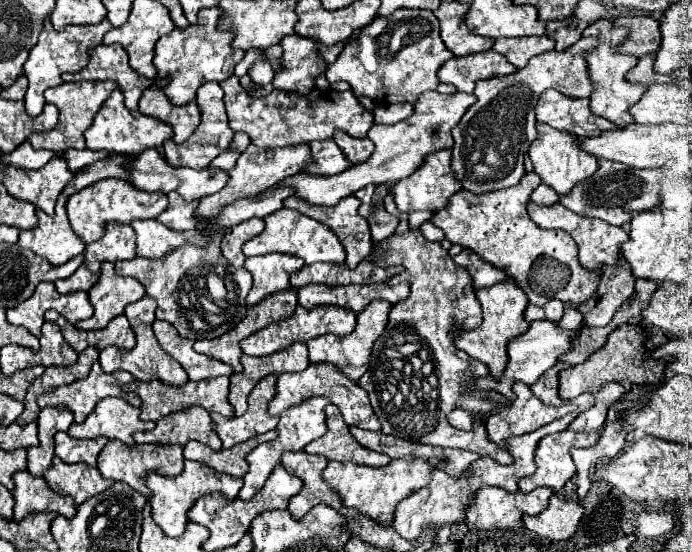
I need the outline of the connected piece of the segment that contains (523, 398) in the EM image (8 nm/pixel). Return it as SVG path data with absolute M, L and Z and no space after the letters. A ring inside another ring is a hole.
M514 384L514 394L516 400L504 412L498 412L486 420L488 438L500 448L506 448L506 442L514 436L534 432L540 426L546 426L556 418L578 410L578 406L572 402L548 406L540 402L526 384Z

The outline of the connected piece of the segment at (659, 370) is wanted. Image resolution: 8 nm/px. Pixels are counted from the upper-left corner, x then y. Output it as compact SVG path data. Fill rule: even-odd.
M620 326L616 332L608 336L608 342L596 350L590 360L586 360L580 366L570 366L560 372L560 388L558 396L562 400L572 400L584 392L596 394L604 384L608 382L618 382L626 388L630 386L656 386L664 382L664 368L666 364L662 360L652 360L644 352L644 332L642 326Z

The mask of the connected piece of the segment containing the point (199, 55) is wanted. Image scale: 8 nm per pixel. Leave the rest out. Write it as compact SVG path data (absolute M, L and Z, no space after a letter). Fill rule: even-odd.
M220 8L202 10L198 12L198 24L188 26L184 30L174 28L168 36L162 36L156 42L156 54L154 54L152 64L158 76L154 78L154 84L160 86L162 80L168 78L162 90L174 106L188 106L196 98L196 90L204 82L210 82L210 80L222 82L224 78L234 74L234 66L242 60L244 52L232 52L230 48L232 36L216 28L218 18L220 18Z

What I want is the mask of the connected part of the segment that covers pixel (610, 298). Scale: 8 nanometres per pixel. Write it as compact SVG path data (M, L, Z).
M620 256L618 264L600 268L598 290L592 298L580 304L566 304L568 308L578 310L584 316L584 326L606 326L618 312L624 300L634 292L634 276L628 268L628 262Z

